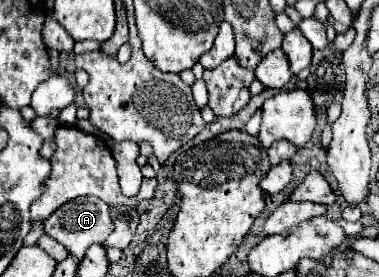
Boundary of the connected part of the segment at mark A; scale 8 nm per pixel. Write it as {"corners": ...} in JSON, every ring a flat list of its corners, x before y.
{"corners":[[81,196,77,200,65,202,61,208,57,208,57,212,53,212,53,216,49,216,43,222,43,226,45,226,45,234,55,238,59,244,63,244,77,260,83,260,85,250,89,246,103,244,107,236,113,232,113,222,109,218,109,206,95,196]]}

